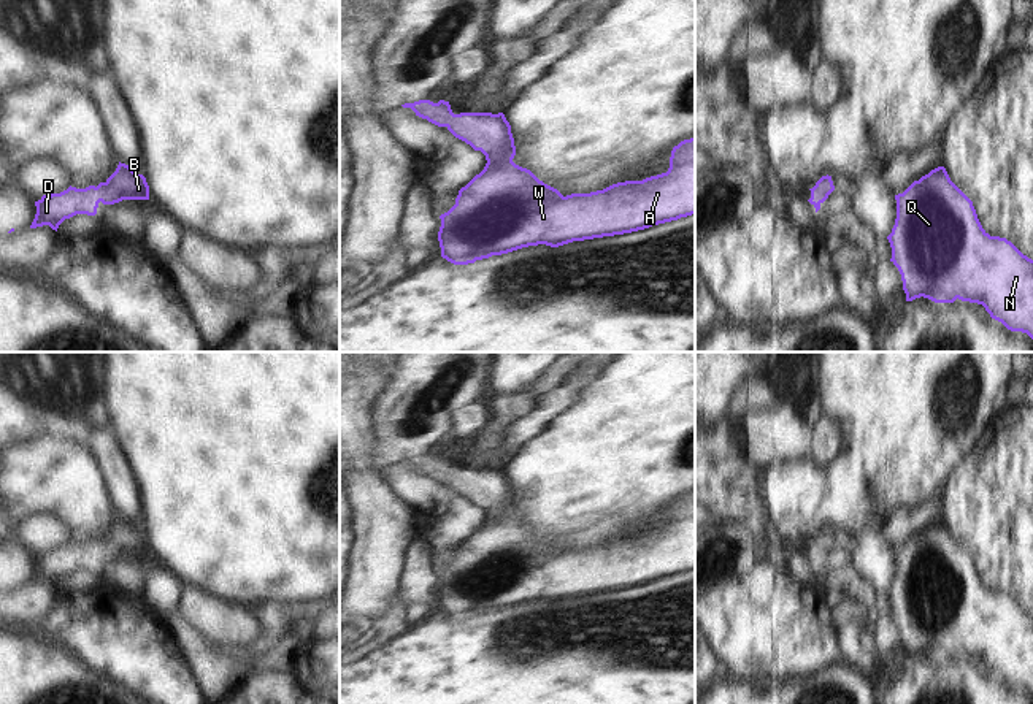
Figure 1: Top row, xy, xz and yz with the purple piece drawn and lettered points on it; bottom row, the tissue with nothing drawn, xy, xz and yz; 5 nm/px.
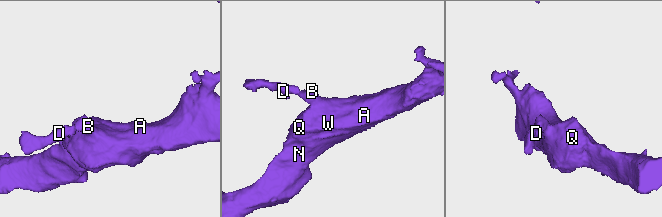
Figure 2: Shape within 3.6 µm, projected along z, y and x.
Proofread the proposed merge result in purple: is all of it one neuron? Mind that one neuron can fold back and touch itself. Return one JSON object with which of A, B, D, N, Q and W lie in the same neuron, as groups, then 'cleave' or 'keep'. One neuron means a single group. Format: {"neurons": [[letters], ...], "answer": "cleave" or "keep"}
{"neurons": [["A", "B", "D", "N", "Q", "W"]], "answer": "keep"}

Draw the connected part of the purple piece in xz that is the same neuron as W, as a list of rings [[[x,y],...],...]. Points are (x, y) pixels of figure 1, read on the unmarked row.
[[[419,455],[401,461],[411,463],[416,471],[438,482],[446,482],[455,493],[481,506],[487,515],[484,525],[459,545],[455,560],[440,571],[441,612],[454,620],[474,618],[528,601],[559,603],[573,596],[632,588],[695,569],[695,492],[673,503],[666,528],[563,552],[530,525],[513,517],[516,501],[503,468],[454,469],[444,455]]]

